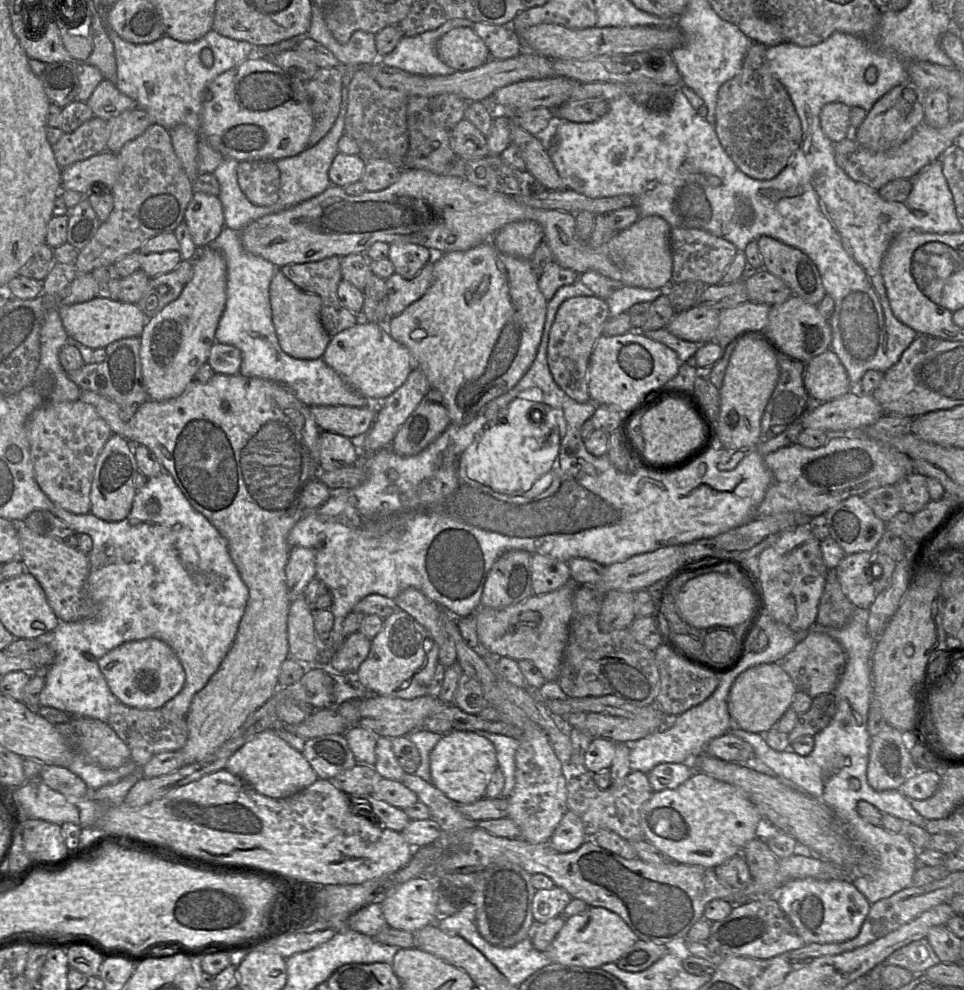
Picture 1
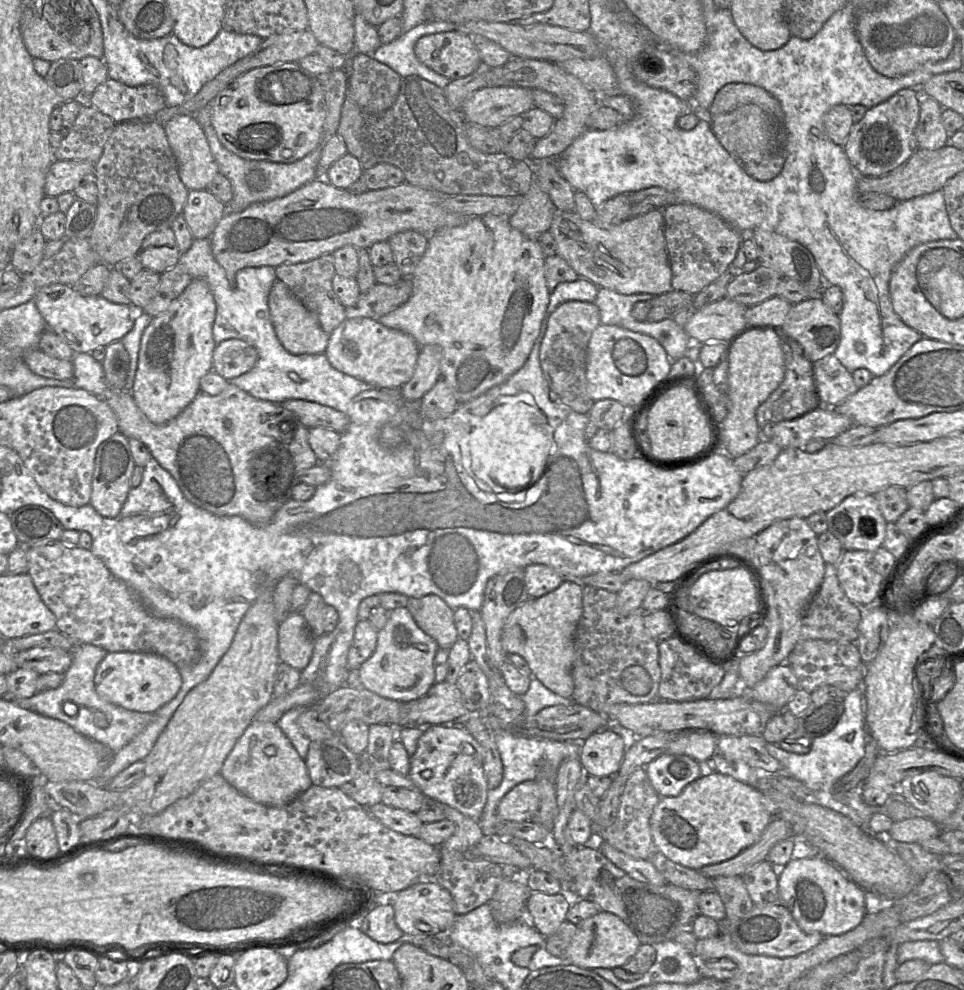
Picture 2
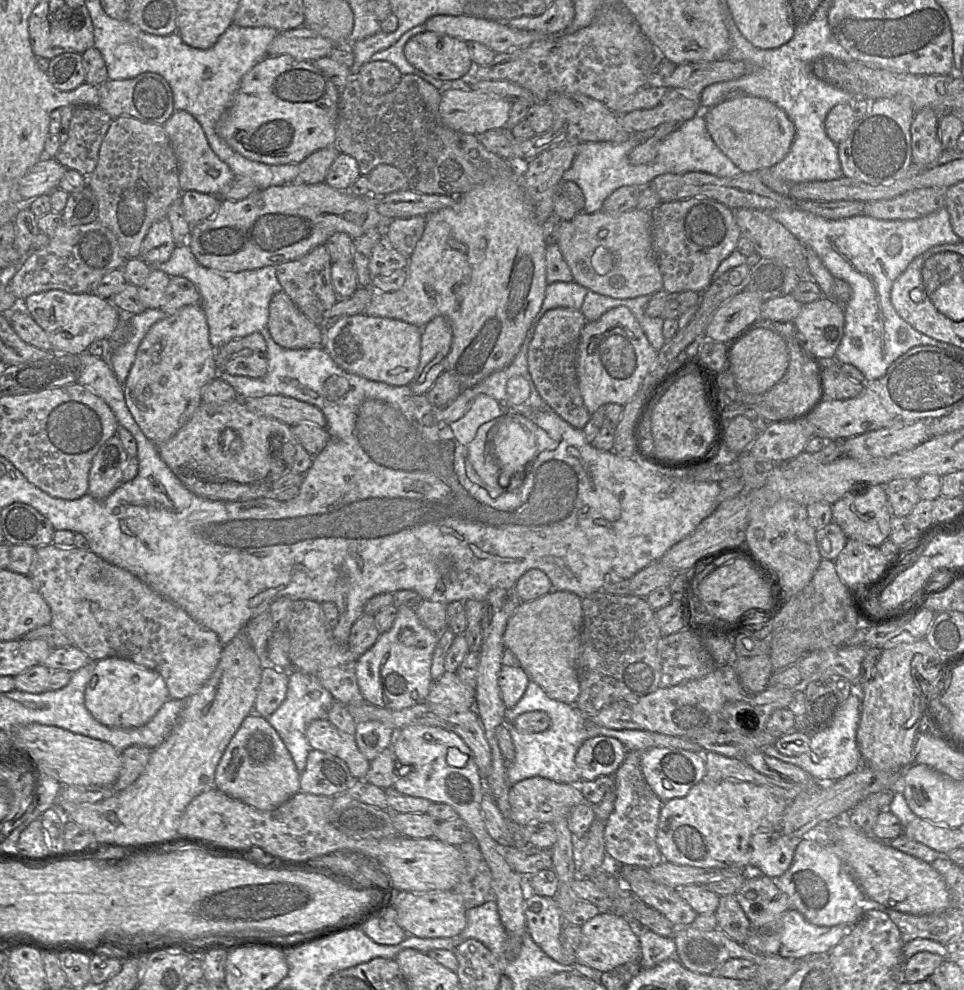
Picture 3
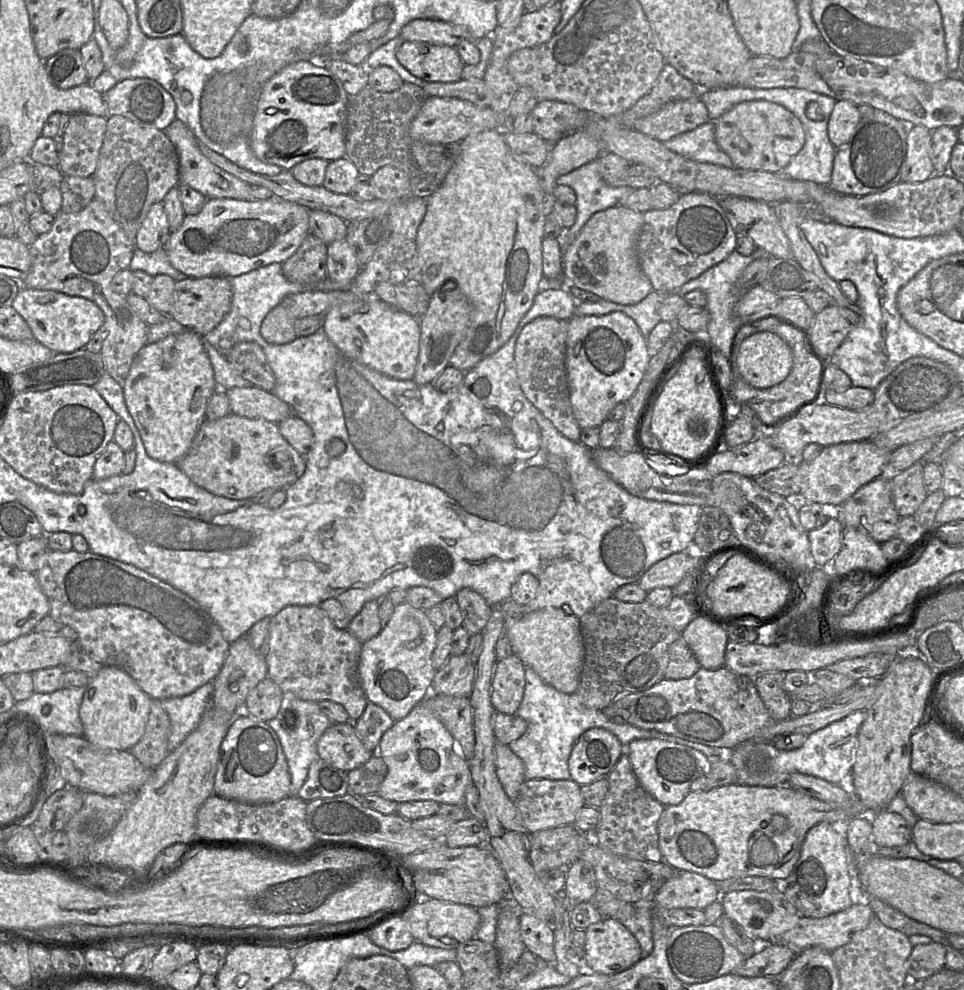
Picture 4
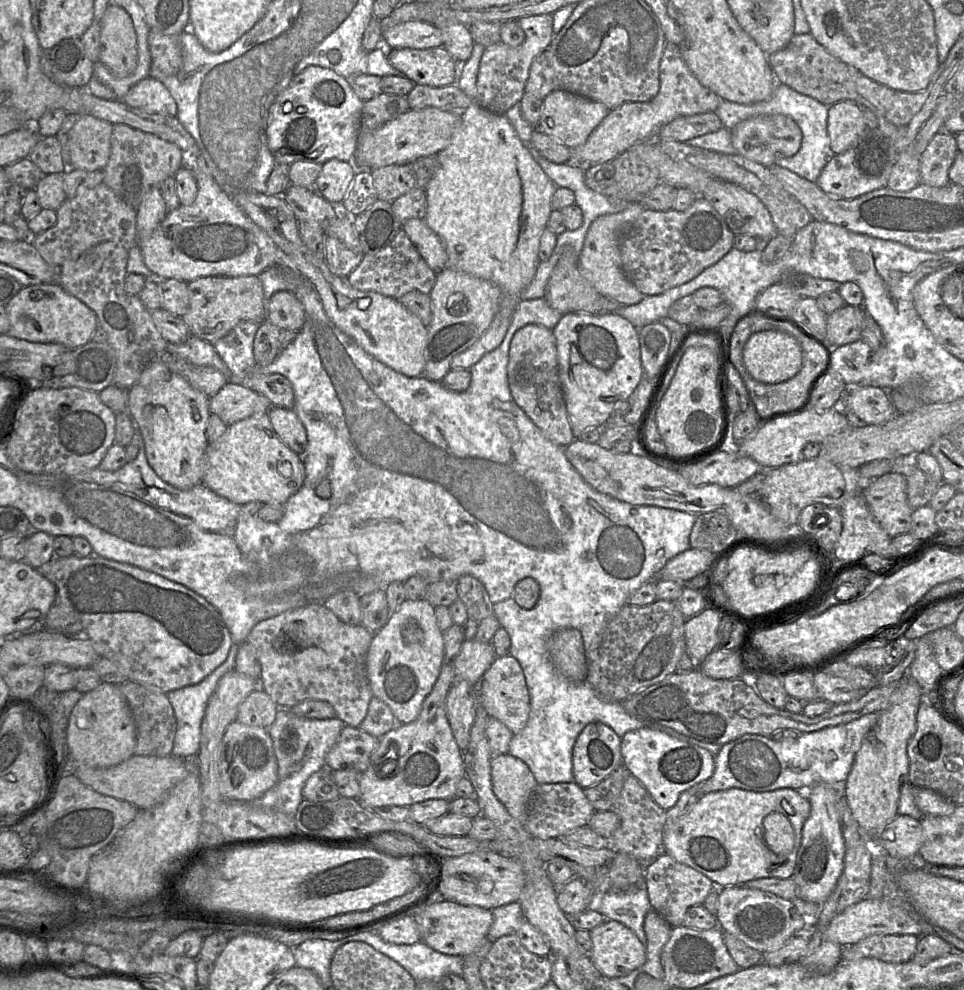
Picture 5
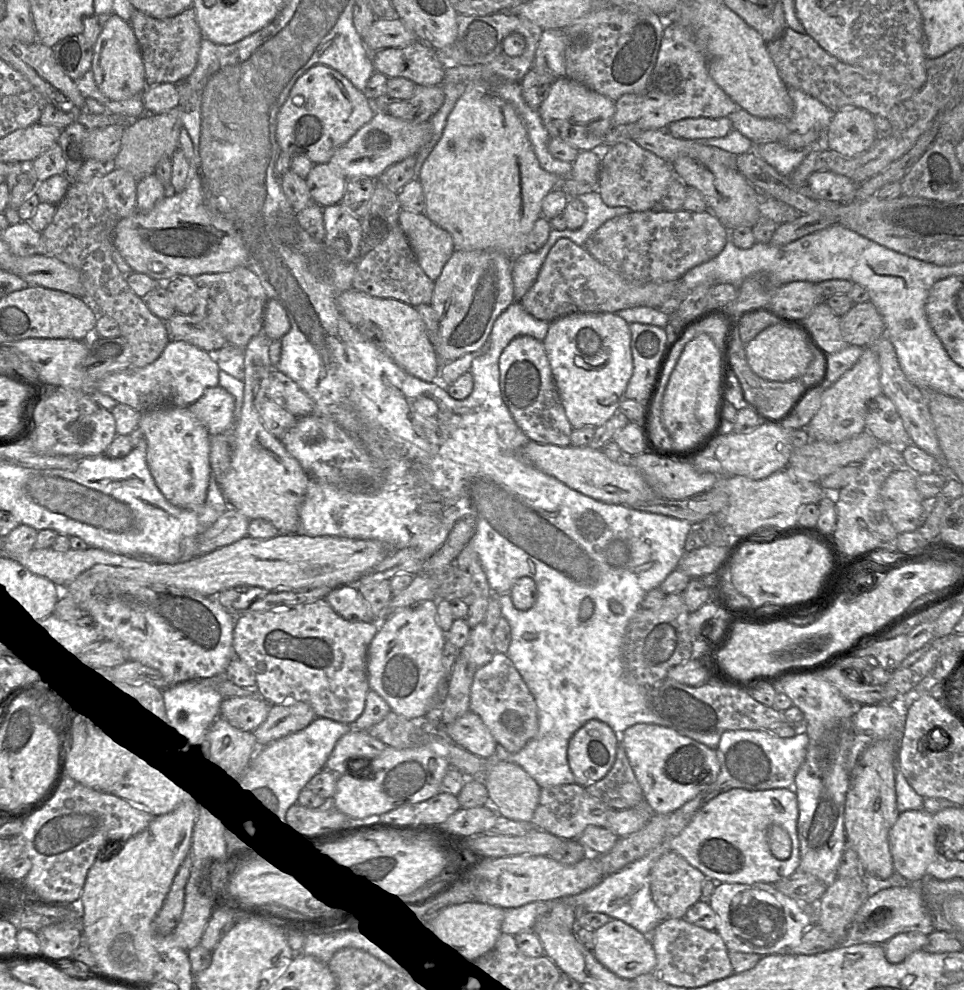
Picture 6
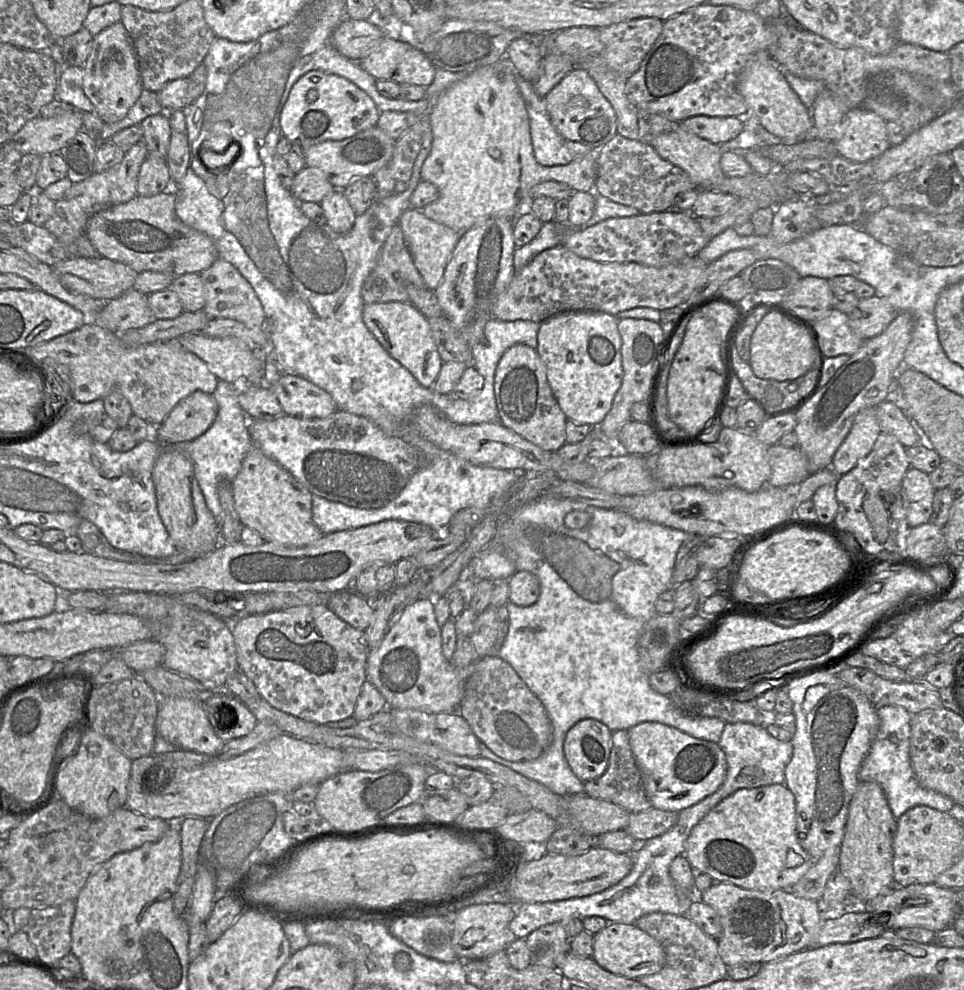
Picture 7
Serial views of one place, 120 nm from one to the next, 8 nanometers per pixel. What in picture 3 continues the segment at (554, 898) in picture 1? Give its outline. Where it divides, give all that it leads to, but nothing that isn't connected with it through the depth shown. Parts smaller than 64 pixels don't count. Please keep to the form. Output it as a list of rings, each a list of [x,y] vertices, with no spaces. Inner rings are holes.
[[[528,892],[524,901],[524,915],[528,934],[550,958],[563,965],[577,962],[574,956],[566,958],[563,954],[560,944],[563,919],[554,898]]]

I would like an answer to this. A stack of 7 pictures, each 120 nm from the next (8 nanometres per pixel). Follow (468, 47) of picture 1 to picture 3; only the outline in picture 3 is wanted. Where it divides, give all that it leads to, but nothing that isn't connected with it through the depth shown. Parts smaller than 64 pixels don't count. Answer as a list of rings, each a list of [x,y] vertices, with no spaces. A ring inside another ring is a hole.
[[[435,32],[413,36],[404,46],[404,55],[414,68],[446,83],[466,83],[474,68],[467,42]]]

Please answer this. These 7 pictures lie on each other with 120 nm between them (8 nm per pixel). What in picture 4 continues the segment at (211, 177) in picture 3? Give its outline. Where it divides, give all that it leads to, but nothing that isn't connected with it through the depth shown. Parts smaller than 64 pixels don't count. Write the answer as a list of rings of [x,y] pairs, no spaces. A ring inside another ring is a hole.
[[[175,119],[164,131],[178,155],[179,183],[189,185],[208,199],[233,198],[250,200],[250,184],[224,171],[204,156],[198,147],[198,139],[182,121]]]

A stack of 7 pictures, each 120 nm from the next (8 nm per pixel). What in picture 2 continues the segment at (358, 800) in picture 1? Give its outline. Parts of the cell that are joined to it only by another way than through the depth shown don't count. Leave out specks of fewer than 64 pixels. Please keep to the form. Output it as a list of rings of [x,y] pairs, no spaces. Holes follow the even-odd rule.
[[[383,803],[375,804],[368,809],[372,816],[387,828],[404,835],[418,837],[423,822],[415,813],[386,806]]]

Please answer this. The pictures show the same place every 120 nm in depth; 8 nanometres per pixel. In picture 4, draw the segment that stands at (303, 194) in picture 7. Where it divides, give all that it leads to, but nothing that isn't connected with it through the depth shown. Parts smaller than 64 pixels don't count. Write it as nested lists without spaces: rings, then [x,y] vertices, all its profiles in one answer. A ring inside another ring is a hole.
[[[344,156],[329,161],[322,186],[334,193],[349,194],[359,175],[354,163]]]

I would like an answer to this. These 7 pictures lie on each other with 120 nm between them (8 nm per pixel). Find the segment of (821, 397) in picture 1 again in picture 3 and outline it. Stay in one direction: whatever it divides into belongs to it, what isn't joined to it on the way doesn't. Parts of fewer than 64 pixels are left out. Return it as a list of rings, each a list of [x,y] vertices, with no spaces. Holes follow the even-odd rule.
[[[820,361],[820,392],[824,399],[845,400],[859,396],[864,388],[865,382],[855,382],[849,379],[836,361]]]

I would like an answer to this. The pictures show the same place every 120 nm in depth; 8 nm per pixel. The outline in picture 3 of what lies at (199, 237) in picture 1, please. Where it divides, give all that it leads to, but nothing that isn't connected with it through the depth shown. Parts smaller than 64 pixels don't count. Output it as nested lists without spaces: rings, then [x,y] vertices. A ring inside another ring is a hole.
[[[194,190],[182,192],[180,198],[185,220],[191,226],[214,216],[221,203],[221,199],[217,195],[210,195]]]

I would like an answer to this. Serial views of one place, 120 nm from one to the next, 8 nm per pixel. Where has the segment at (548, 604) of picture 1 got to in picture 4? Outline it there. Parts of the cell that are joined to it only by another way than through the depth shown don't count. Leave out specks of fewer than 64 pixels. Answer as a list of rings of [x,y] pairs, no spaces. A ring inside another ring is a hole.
[[[544,608],[525,614],[514,622],[507,622],[505,635],[525,666],[531,667],[538,676],[557,691],[574,694],[580,684],[584,663],[584,640],[580,619],[567,614],[563,608]]]

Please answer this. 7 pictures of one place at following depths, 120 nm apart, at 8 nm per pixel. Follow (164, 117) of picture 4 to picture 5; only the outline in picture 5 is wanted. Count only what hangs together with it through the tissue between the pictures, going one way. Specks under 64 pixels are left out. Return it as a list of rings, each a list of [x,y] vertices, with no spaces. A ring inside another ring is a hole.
[[[149,76],[132,86],[121,101],[149,113],[177,115],[177,105],[169,90]]]

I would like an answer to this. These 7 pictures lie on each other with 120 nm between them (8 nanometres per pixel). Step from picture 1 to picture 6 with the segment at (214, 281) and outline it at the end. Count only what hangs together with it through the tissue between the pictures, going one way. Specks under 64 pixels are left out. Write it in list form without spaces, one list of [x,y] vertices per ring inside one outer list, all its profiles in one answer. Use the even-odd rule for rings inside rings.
[[[163,406],[140,414],[138,427],[147,443],[146,462],[154,482],[166,500],[184,509],[197,509],[206,503],[212,478],[209,461],[210,434],[187,407]]]

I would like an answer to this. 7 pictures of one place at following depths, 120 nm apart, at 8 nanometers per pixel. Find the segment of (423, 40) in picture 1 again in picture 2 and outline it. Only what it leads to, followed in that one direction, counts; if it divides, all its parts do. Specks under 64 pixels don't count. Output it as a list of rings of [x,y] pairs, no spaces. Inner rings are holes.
[[[448,21],[424,22],[393,42],[381,45],[372,54],[372,58],[386,64],[402,78],[411,75],[419,76],[444,89],[451,81],[422,64],[415,55],[414,47],[423,36],[453,30],[456,30],[456,24]]]

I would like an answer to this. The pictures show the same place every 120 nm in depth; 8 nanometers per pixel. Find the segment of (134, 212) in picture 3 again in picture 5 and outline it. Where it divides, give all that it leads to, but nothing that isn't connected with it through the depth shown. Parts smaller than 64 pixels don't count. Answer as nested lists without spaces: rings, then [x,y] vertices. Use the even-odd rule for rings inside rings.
[[[126,124],[113,125],[111,135],[111,152],[104,170],[103,183],[105,183],[126,204],[137,210],[146,192],[159,186],[167,177],[175,176],[177,170],[183,166],[183,151],[174,143],[164,140],[157,135],[144,132]]]

